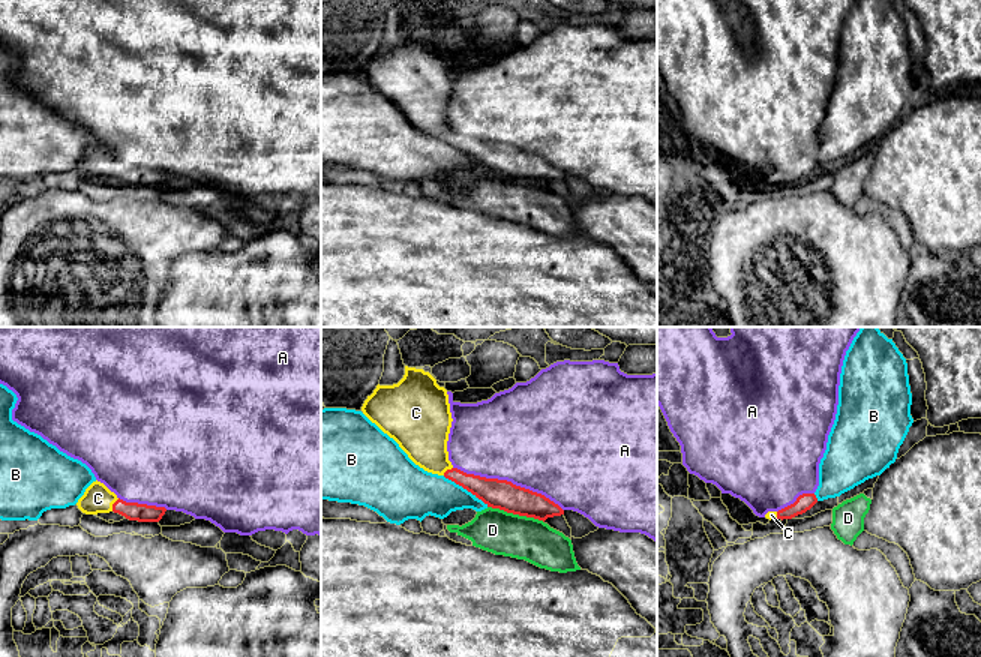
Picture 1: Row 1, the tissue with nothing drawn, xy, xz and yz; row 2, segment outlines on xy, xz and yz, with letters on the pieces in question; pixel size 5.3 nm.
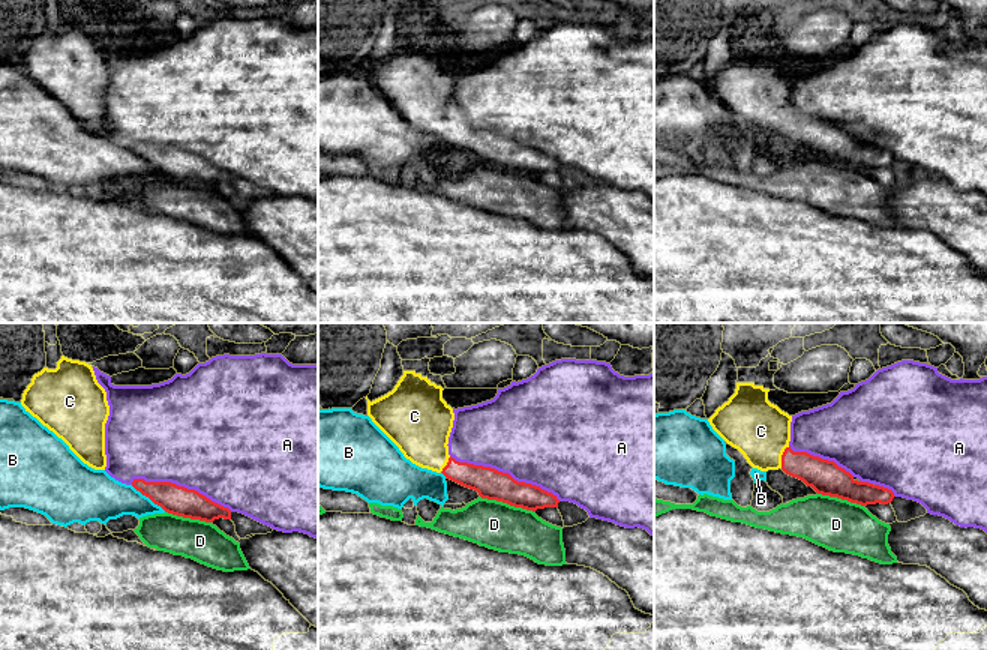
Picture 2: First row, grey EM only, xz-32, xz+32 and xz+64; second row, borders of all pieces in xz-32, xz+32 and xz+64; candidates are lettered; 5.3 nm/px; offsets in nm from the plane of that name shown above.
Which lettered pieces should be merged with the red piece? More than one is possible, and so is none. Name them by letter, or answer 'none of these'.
C

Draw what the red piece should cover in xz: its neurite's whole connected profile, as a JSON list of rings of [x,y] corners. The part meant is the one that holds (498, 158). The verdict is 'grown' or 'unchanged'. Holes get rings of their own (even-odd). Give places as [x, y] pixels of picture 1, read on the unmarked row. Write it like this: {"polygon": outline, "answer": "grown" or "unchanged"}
{"polygon": [[[405,30],[404,42],[393,50],[376,50],[362,70],[363,78],[393,102],[408,122],[428,136],[444,140],[488,171],[546,184],[564,174],[542,158],[507,144],[466,138],[448,124],[452,92],[448,58],[423,33]]], "answer": "grown"}

